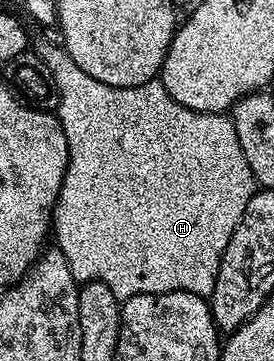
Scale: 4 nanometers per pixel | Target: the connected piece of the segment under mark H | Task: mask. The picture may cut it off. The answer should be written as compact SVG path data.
M51 41L34 42L33 51L53 71L53 83L57 83L59 107L57 116L65 131L65 143L69 147L69 159L65 179L61 183L59 198L53 214L53 241L67 256L69 271L73 271L76 281L100 281L113 291L118 299L126 299L142 293L168 293L169 291L185 291L204 299L210 298L213 287L217 283L217 271L221 267L221 259L225 255L225 247L229 247L229 239L241 223L241 215L245 215L245 206L257 192L255 176L249 171L249 163L245 163L245 151L241 151L241 143L237 143L237 131L233 127L230 116L222 113L202 113L185 107L180 101L169 95L162 80L146 81L137 87L109 87L109 83L101 83L101 79L93 79L93 75L85 75L67 50Z

